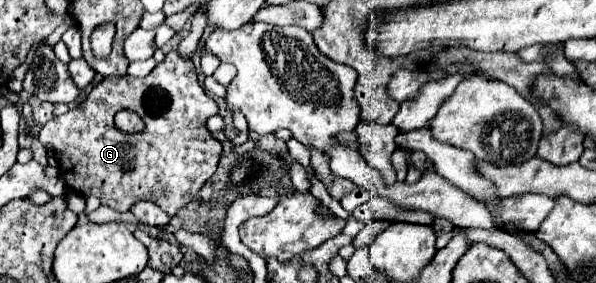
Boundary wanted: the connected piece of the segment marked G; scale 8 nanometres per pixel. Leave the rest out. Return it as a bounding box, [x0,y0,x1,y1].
[39,51,221,217]

